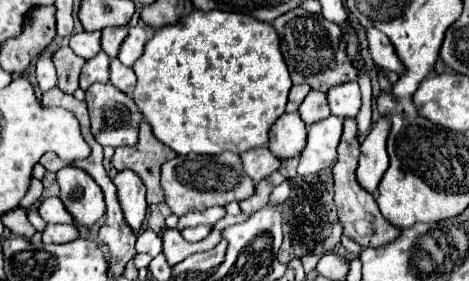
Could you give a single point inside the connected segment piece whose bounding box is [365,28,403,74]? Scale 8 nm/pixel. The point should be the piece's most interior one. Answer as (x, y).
(383, 54)

